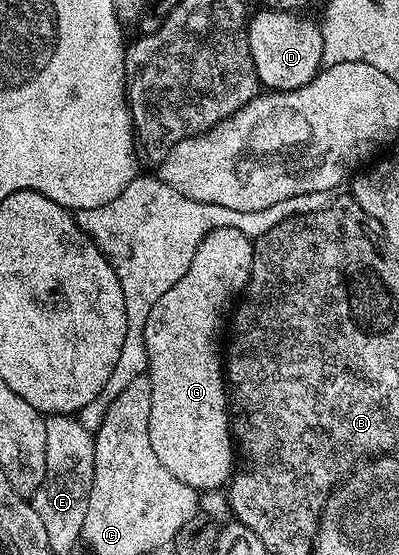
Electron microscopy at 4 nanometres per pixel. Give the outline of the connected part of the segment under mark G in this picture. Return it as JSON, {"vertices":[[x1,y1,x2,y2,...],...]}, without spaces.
{"vertices":[[215,229,205,237,197,247,193,255,193,263,189,263,189,271,161,295,157,303,153,303,153,311,149,311,149,319,145,319,145,347,147,348,147,368,151,379,151,406,149,407,149,443,153,447,153,455,161,459,161,467,169,471,169,475,177,475,181,483,189,483,197,491,203,489,215,489,226,486,231,480,233,472,233,459,229,457,229,447,231,448,231,436,229,430,229,407,227,404,227,393,225,390,225,365,221,360,221,341,219,345,219,324,223,321,223,312,232,304,231,297,238,298,243,290,247,287,247,280,251,277,251,268,253,267,253,255,255,246,252,238,245,236,241,231,236,229]]}

